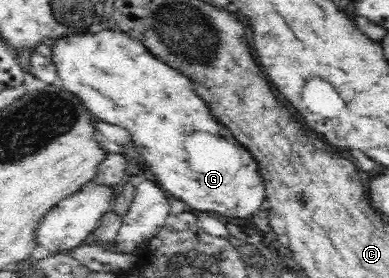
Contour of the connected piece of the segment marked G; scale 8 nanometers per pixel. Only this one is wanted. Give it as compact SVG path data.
M116 27L95 33L90 30L87 33L65 31L65 35L51 38L47 44L57 84L75 93L97 122L103 121L127 129L133 135L135 145L141 147L143 157L151 165L155 177L163 183L161 187L165 191L201 211L217 211L221 215L233 217L249 217L259 211L267 195L257 161L241 143L237 143L225 125L215 123L209 117L205 103L193 93L191 85L181 73L169 69L165 63L155 59L137 39L129 37L127 32Z

